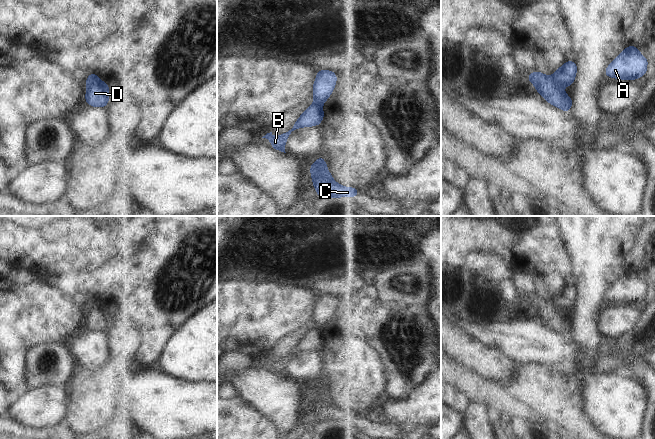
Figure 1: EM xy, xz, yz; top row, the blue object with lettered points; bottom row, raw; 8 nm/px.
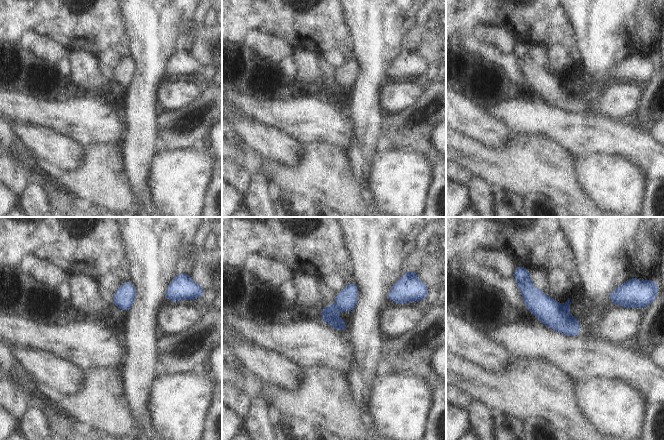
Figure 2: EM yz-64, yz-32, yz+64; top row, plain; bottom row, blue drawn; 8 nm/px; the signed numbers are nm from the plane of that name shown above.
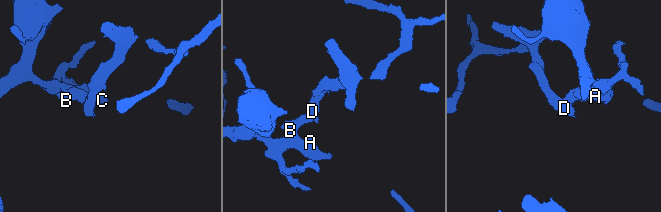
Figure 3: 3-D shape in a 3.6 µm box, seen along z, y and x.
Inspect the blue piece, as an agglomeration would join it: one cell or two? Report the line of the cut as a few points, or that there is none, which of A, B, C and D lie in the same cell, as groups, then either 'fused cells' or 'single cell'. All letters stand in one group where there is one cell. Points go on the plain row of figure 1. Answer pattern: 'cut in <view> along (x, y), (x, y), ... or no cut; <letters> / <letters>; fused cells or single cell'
cut in yz along (553, 299), (556, 307), (561, 311); A B C / D; fused cells

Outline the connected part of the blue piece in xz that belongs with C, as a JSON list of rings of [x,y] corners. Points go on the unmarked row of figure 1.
[[[318,379],[316,386],[310,388],[313,410],[320,422],[359,421],[355,411],[339,409],[327,393],[325,382]]]

